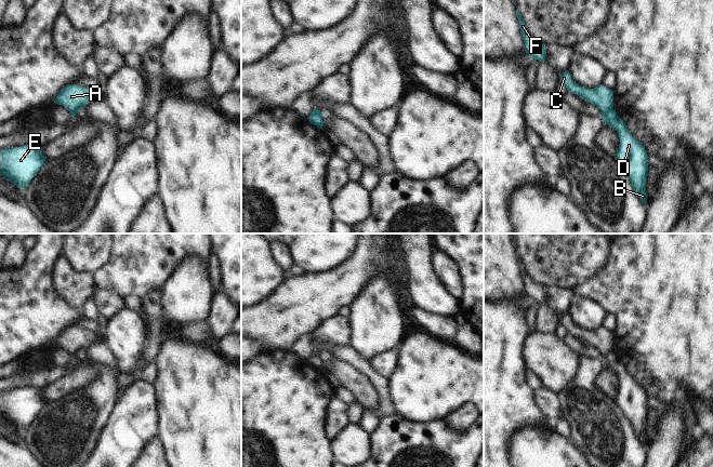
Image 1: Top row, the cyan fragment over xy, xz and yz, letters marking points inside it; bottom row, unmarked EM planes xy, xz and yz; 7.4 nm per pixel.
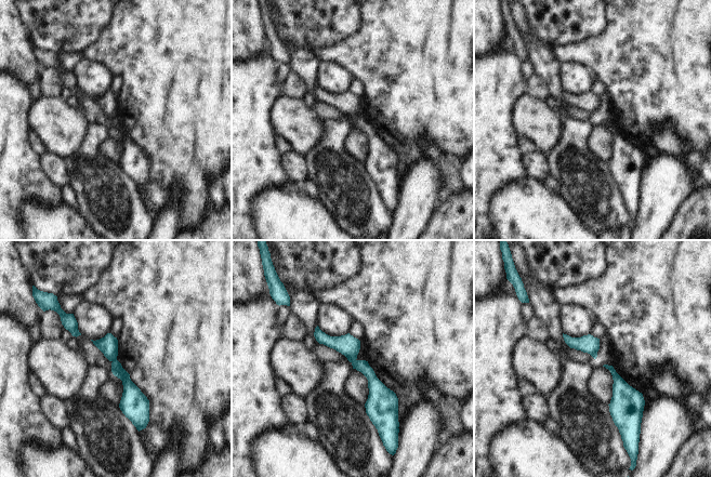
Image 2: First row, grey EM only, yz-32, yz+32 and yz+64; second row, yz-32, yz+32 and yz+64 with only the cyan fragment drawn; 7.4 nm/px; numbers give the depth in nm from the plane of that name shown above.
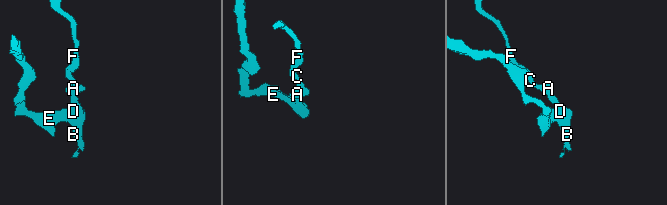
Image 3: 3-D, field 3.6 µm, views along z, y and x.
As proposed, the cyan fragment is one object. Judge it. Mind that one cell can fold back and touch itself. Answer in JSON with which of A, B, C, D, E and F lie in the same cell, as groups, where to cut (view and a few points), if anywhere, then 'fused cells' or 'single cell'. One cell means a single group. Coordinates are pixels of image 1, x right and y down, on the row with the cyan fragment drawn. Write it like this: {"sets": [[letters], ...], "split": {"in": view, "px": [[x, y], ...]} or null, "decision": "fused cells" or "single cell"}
{"sets": [["A", "C", "F"], ["B", "D", "E"]], "split": {"in": "yz", "px": [[612, 107], [602, 115]]}, "decision": "fused cells"}

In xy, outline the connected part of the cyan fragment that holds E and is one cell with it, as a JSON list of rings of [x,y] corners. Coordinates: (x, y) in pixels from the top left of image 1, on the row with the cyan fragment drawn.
[[[25,145],[0,150],[0,174],[21,189],[25,189],[43,163],[42,147]]]

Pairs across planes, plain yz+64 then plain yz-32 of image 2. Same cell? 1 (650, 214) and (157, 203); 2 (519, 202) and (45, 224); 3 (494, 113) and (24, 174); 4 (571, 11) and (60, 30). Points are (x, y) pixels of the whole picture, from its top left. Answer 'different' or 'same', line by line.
1: different
2: same
3: same
4: same

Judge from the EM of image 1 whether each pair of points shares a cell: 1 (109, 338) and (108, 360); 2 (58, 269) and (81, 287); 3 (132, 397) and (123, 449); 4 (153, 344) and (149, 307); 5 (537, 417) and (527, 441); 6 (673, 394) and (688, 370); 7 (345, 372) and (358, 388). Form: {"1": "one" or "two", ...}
{"1": "two", "2": "one", "3": "one", "4": "one", "5": "two", "6": "one", "7": "one"}

